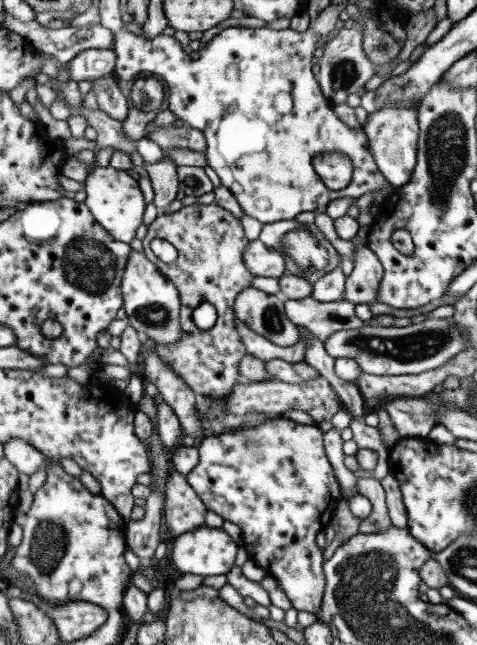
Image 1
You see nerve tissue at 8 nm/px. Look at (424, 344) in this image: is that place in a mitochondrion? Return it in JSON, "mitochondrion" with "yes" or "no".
{"mitochondrion":"yes"}

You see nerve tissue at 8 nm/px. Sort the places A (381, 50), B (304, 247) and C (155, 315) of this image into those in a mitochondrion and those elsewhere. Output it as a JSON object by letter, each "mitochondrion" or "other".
{"A":"mitochondrion","B":"mitochondrion","C":"mitochondrion"}

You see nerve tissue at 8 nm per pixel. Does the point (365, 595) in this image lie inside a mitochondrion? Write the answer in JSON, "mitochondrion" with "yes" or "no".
{"mitochondrion":"yes"}

